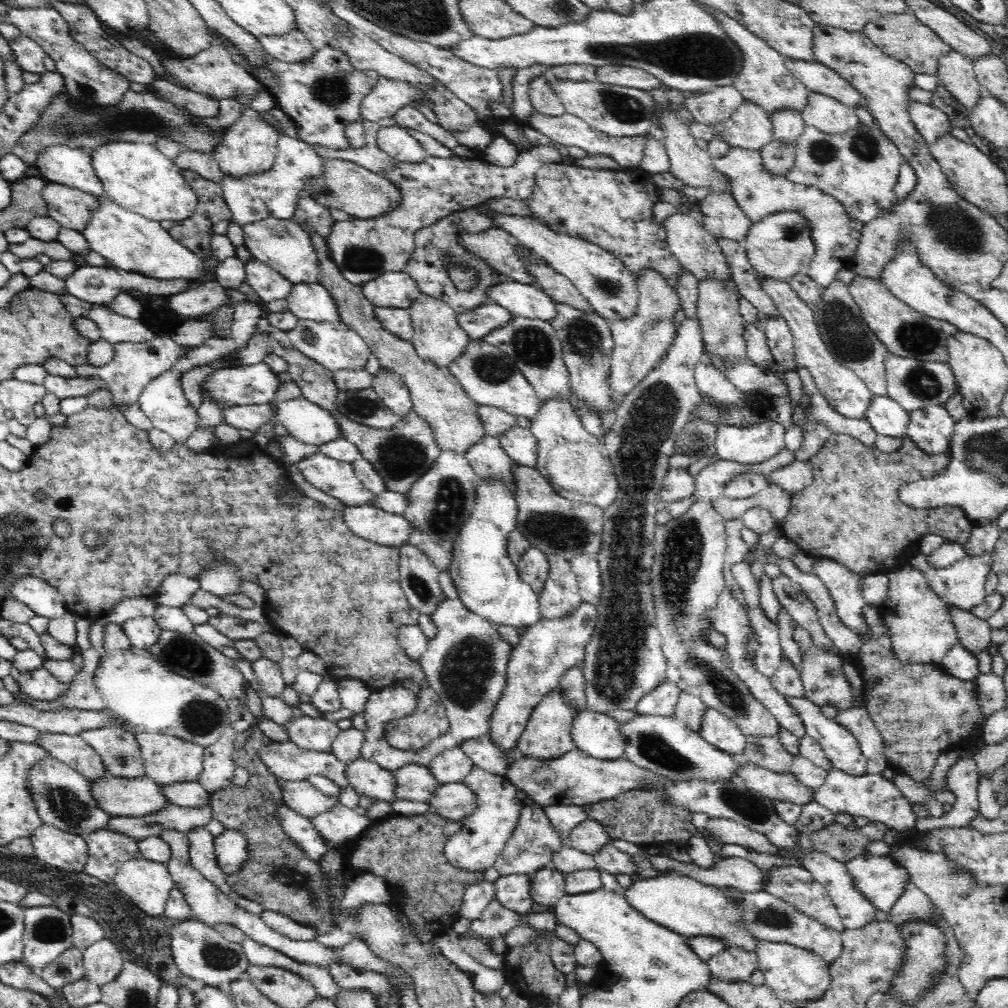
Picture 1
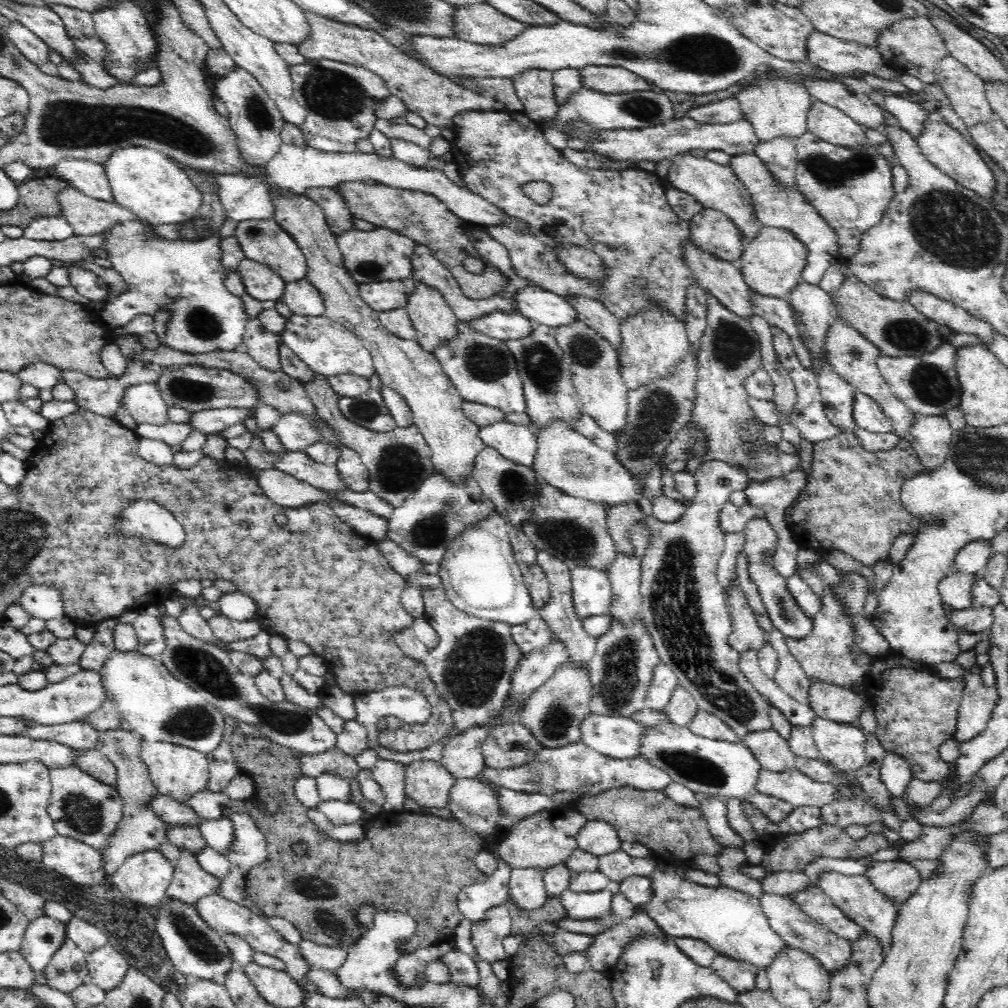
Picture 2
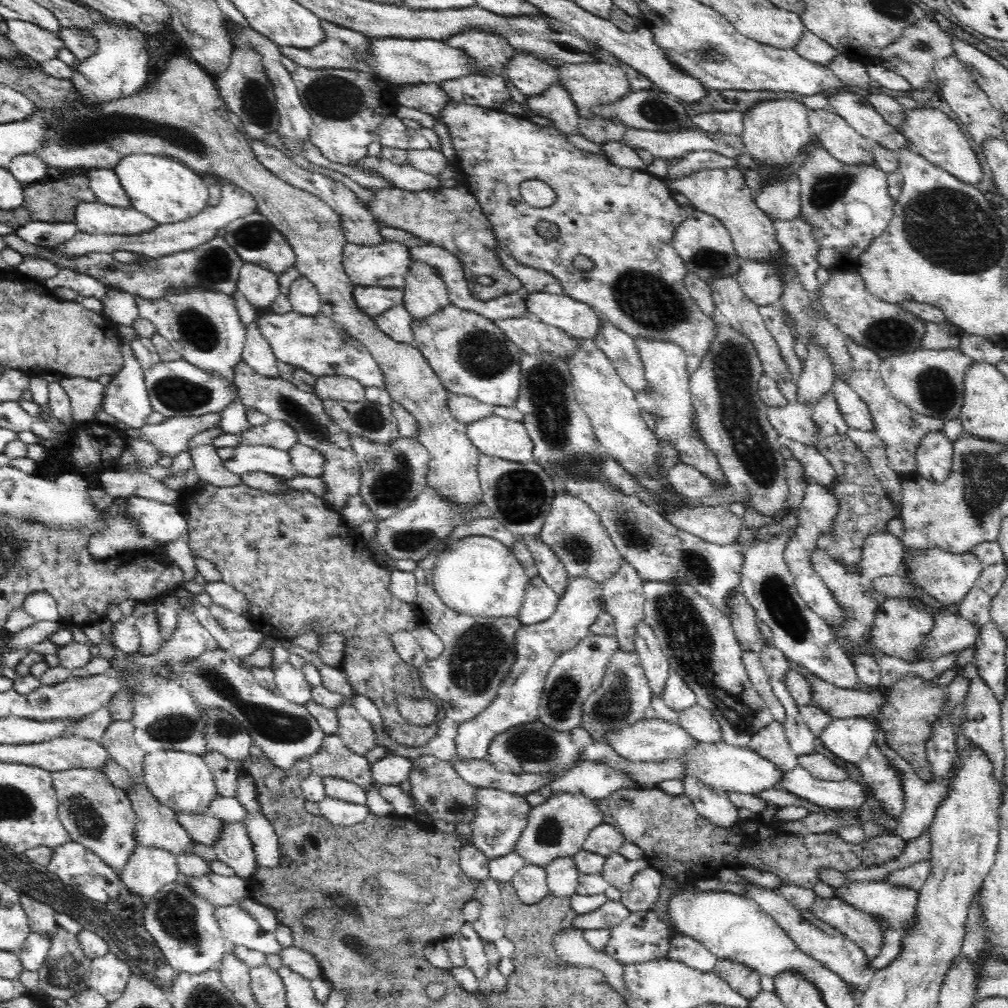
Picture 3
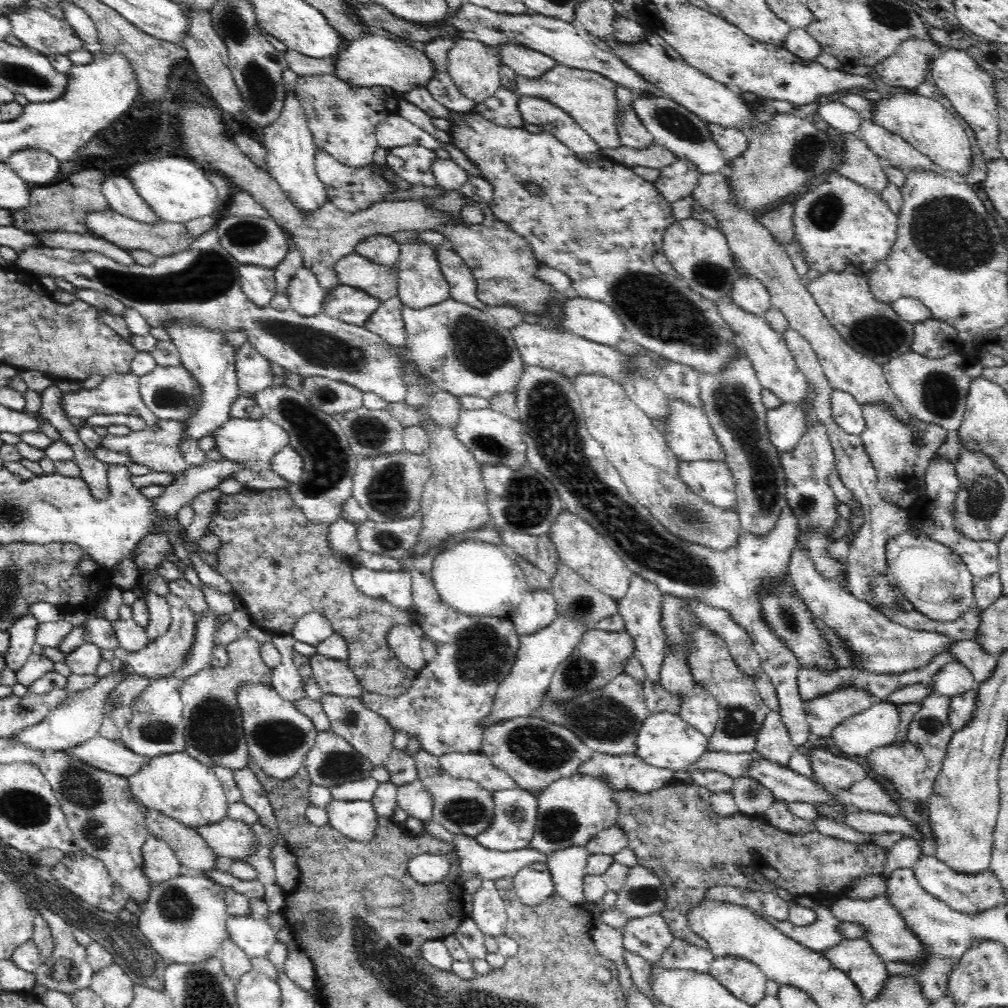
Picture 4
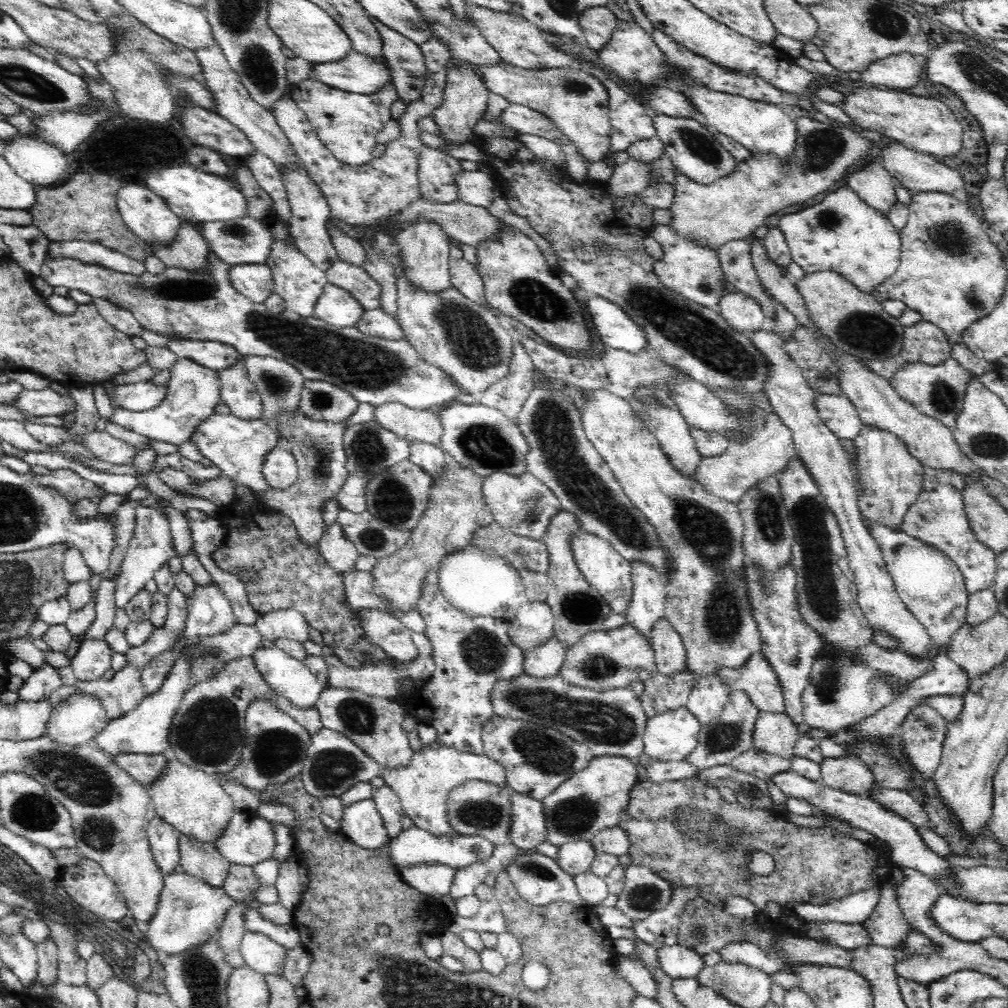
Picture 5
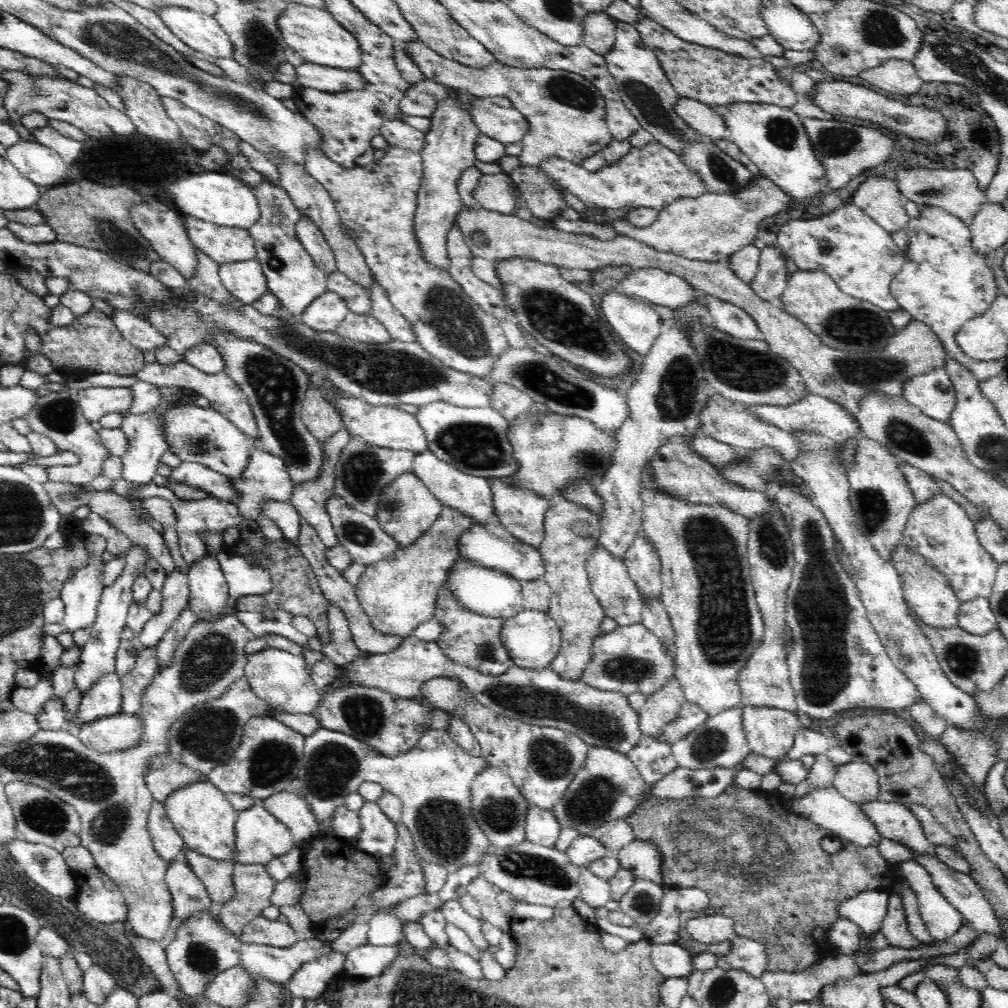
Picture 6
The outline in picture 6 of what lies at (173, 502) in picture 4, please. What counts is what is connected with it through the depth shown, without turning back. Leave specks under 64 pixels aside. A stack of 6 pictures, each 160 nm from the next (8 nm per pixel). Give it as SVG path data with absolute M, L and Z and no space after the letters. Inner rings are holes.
M132 545L125 554L124 568L120 576L114 584L103 588L100 604L97 608L97 618L94 620L92 638L80 649L79 661L74 666L74 686L82 689L82 692L94 686L98 680L102 679L102 676L115 672L115 658L121 641L120 634L124 625L127 624L130 604L133 602L134 582L136 582L138 576L142 576L143 572L146 572L146 564L152 558L152 553L146 549L146 545Z

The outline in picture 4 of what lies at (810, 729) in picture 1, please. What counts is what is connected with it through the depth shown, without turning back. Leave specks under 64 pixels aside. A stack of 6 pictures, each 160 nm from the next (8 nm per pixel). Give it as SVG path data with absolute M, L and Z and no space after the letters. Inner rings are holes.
M874 701L870 708L857 712L837 724L828 737L829 745L846 756L868 756L875 748L893 744L898 732L897 708L898 706L887 701Z

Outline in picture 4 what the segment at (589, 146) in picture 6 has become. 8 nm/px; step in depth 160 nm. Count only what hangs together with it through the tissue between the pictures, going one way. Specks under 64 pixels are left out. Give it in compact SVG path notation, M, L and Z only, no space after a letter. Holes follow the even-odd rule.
M557 65L552 71L546 72L536 80L517 76L516 87L518 87L516 90L518 96L541 96L566 110L593 138L600 149L622 148L622 139L615 125L615 110L618 108L616 90L619 86L610 77L598 72Z

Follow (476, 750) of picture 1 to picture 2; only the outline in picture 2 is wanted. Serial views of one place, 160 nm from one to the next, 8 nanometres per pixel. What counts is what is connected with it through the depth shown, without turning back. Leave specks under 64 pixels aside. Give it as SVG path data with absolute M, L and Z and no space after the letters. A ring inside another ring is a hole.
M520 722L502 723L490 728L481 744L485 766L492 769L516 768L528 763L531 756L543 746L533 738L528 729Z

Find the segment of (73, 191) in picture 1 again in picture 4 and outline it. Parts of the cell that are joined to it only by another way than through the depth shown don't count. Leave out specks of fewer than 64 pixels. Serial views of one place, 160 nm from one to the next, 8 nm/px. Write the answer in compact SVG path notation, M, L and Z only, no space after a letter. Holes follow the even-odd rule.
M113 209L105 211L90 211L85 218L87 232L93 236L99 236L108 242L129 250L145 250L154 254L154 256L168 256L181 250L186 250L193 241L187 232L183 223L164 222L156 220L153 223L146 223L141 220L134 220L122 215Z

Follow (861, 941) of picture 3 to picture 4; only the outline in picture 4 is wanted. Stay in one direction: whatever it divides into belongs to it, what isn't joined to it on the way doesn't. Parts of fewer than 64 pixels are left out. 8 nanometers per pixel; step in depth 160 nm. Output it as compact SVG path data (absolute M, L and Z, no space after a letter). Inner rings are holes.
M886 894L878 896L871 900L852 900L839 896L839 898L830 907L830 913L834 915L840 923L855 924L860 927L860 931L864 939L868 941L868 945L878 955L884 963L902 960L910 961L912 966L918 967L924 964L926 951L919 941L910 933L905 922L902 921L900 913L894 911L890 907L890 903L886 900Z

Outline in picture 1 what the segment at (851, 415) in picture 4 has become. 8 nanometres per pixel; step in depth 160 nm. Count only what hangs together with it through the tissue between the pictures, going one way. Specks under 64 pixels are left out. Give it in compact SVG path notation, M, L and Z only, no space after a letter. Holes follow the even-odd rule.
M875 396L874 403L864 418L880 435L902 440L908 437L911 412L903 409L898 402L888 396Z

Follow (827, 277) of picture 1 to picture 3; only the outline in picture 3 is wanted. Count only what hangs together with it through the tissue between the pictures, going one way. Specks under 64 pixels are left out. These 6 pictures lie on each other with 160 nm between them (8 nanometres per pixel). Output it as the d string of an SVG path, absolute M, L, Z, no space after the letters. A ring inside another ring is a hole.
M804 215L771 221L777 241L789 252L793 267L796 268L797 279L803 284L804 290L817 293L822 286L816 278L816 272L821 267L818 261L820 239L812 223Z

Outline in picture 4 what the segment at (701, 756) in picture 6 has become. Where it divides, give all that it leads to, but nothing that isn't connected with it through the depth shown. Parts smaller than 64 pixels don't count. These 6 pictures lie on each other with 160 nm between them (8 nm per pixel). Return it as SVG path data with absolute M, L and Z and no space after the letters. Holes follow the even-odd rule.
M669 592L663 593L660 624L666 639L667 652L685 658L698 690L706 692L719 706L719 719L712 738L708 740L708 751L734 754L754 751L758 731L771 711L758 691L755 678L738 666L726 639L714 629L706 627L701 616L689 606L686 599Z

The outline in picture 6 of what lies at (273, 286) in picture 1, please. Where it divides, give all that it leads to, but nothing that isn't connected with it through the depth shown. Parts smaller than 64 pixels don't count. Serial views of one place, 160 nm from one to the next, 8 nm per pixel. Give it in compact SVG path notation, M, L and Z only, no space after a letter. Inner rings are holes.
M258 259L222 264L219 273L230 294L243 303L253 304L269 292L266 275Z

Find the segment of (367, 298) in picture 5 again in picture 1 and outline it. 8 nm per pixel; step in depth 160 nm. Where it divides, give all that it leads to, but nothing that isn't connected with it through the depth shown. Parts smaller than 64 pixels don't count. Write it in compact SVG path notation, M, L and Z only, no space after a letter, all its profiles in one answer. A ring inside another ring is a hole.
M537 145L530 152L519 152L516 162L510 167L493 165L482 157L464 158L458 155L454 158L427 155L419 163L396 161L383 172L383 177L398 189L399 203L389 208L386 212L369 219L351 218L348 221L334 221L329 236L325 238L327 251L341 275L356 286L362 286L365 282L374 280L385 272L404 271L415 249L415 234L417 230L430 226L449 214L487 203L493 199L528 200L534 194L538 170L552 162L560 164L564 162L564 159L558 149L550 145Z

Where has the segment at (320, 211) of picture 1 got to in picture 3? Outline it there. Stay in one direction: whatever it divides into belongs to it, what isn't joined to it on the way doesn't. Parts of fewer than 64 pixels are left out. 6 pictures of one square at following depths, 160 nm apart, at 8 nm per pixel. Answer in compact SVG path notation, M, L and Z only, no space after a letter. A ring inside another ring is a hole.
M249 140L249 142L258 161L270 170L270 172L273 172L278 178L285 180L288 184L295 186L295 188L320 198L320 200L332 208L338 215L340 226L347 242L375 245L383 239L378 231L378 222L372 218L372 215L367 211L365 205L356 198L350 188L347 188L340 181L330 179L318 172L310 172L296 165L280 149L272 145L262 144L255 140Z

